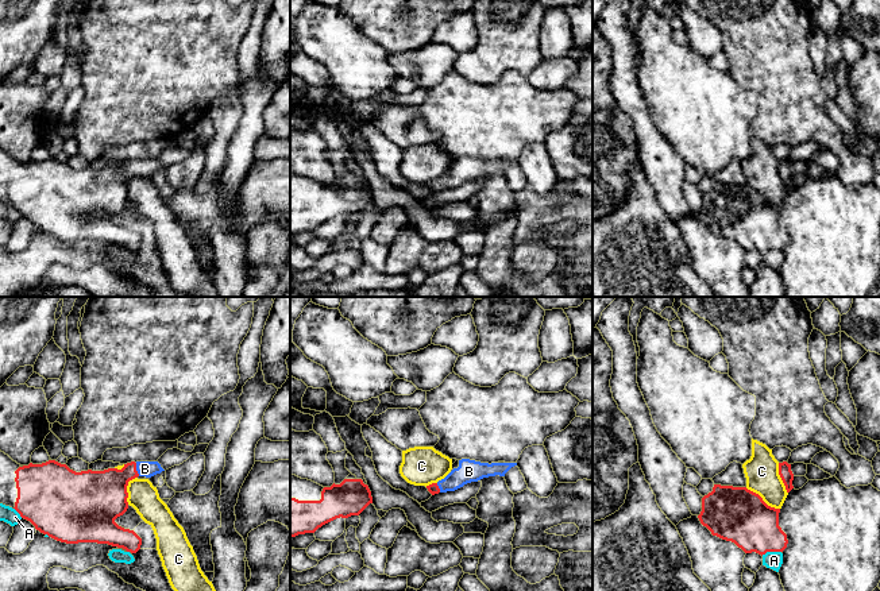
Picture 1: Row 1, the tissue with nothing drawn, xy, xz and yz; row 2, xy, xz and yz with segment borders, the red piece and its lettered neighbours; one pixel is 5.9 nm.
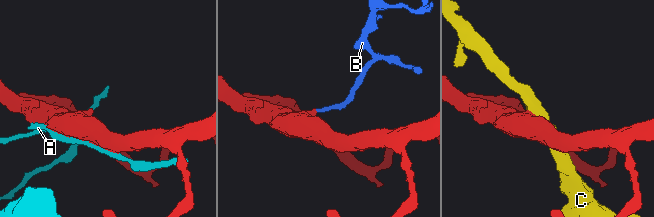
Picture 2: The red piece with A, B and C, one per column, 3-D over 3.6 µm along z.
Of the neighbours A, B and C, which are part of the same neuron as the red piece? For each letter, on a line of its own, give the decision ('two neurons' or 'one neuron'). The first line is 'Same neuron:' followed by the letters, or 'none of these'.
Same neuron: B
A: two neurons
B: one neuron
C: two neurons

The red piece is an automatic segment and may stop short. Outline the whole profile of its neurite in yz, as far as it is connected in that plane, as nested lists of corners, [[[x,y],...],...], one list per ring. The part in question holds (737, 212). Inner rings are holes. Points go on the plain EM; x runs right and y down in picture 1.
[[[714,182],[702,196],[700,221],[713,233],[734,240],[745,251],[783,250],[787,232],[779,224],[780,206],[768,204],[746,185]]]

